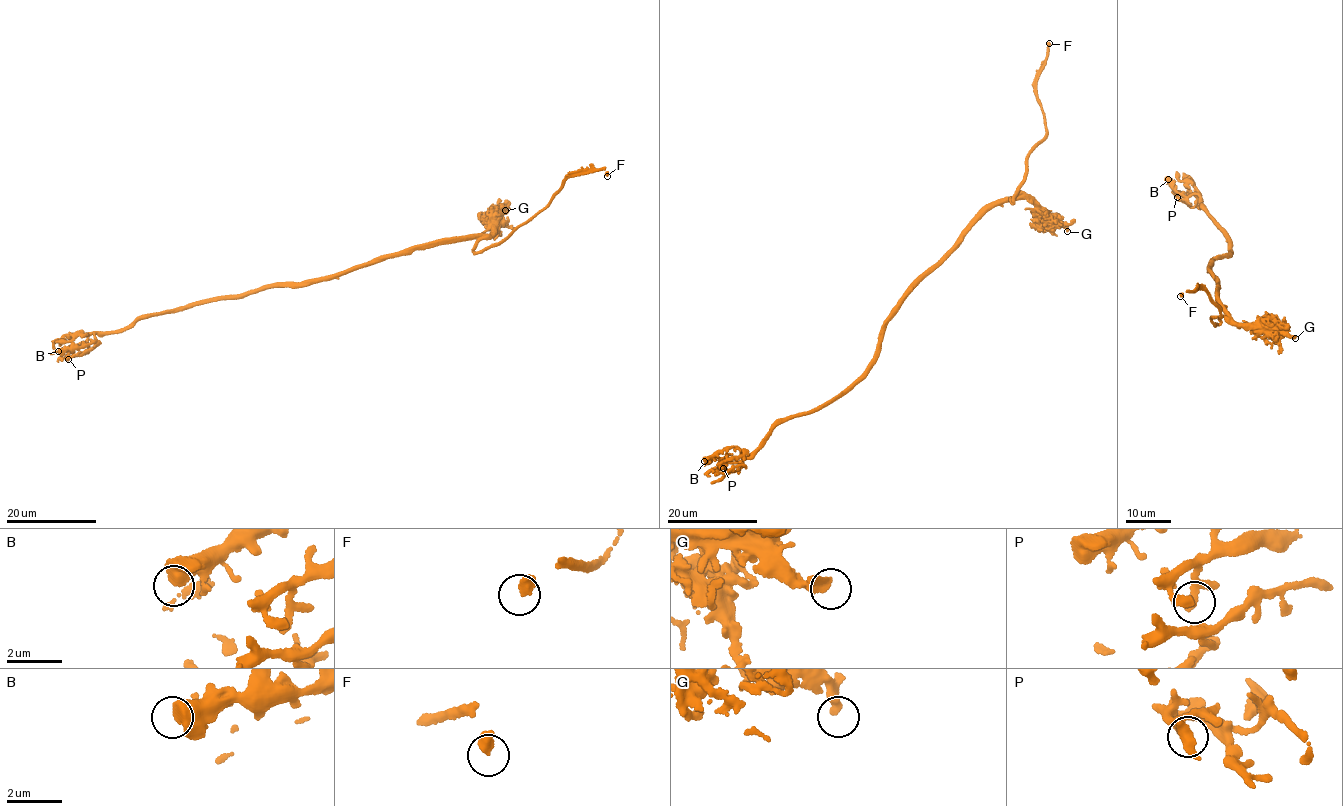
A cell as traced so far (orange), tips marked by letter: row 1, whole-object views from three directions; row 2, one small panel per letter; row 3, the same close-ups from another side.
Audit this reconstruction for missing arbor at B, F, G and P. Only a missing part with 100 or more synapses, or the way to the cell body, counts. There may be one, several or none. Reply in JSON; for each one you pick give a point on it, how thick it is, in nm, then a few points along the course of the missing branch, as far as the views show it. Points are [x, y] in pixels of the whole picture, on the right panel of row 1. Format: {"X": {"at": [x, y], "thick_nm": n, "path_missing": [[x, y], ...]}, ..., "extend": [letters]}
{"F": {"at": [1180, 296], "thick_nm": 360, "path_missing": [[1180, 296], [1174, 303], [1161, 304], [1162, 312]]}, "extend": ["F"]}

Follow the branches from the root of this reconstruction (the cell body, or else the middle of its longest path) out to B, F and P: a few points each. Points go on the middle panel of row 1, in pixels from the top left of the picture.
B: (925, 276), (893, 309), (872, 360), (846, 389), (776, 420), (746, 457), (734, 447), (704, 461)
F: (925, 276), (952, 252), (987, 210), (1012, 198), (1014, 202), (1029, 154), (1046, 132), (1036, 86), (1049, 43)
P: (925, 276), (893, 309), (863, 375), (825, 404), (776, 420), (758, 448), (723, 460), (723, 468)

